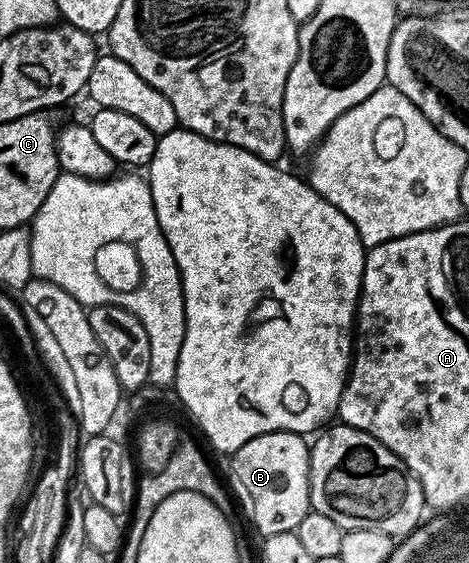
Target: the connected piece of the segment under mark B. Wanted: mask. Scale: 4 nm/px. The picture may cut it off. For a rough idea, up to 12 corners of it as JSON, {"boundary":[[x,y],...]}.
{"boundary":[[250,438],[231,453],[231,495],[261,537],[310,511],[309,441]]}

